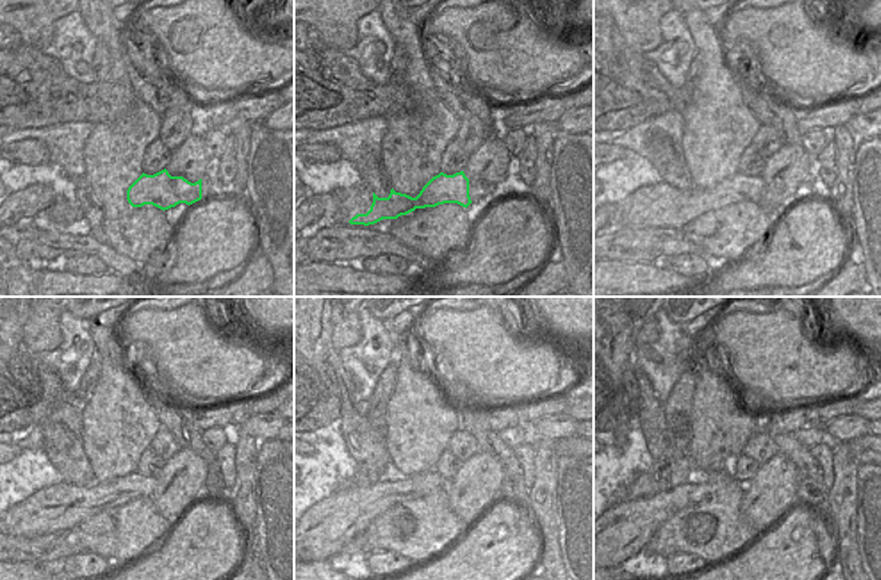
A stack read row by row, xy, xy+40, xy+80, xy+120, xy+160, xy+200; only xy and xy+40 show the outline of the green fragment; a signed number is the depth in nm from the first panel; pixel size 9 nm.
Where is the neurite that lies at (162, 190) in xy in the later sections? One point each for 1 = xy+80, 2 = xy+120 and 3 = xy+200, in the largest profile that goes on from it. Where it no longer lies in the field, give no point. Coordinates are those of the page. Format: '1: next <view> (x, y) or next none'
1: next xy+80 (737, 187)
2: next xy+120 (102, 496)
3: next xy+200 (697, 491)

